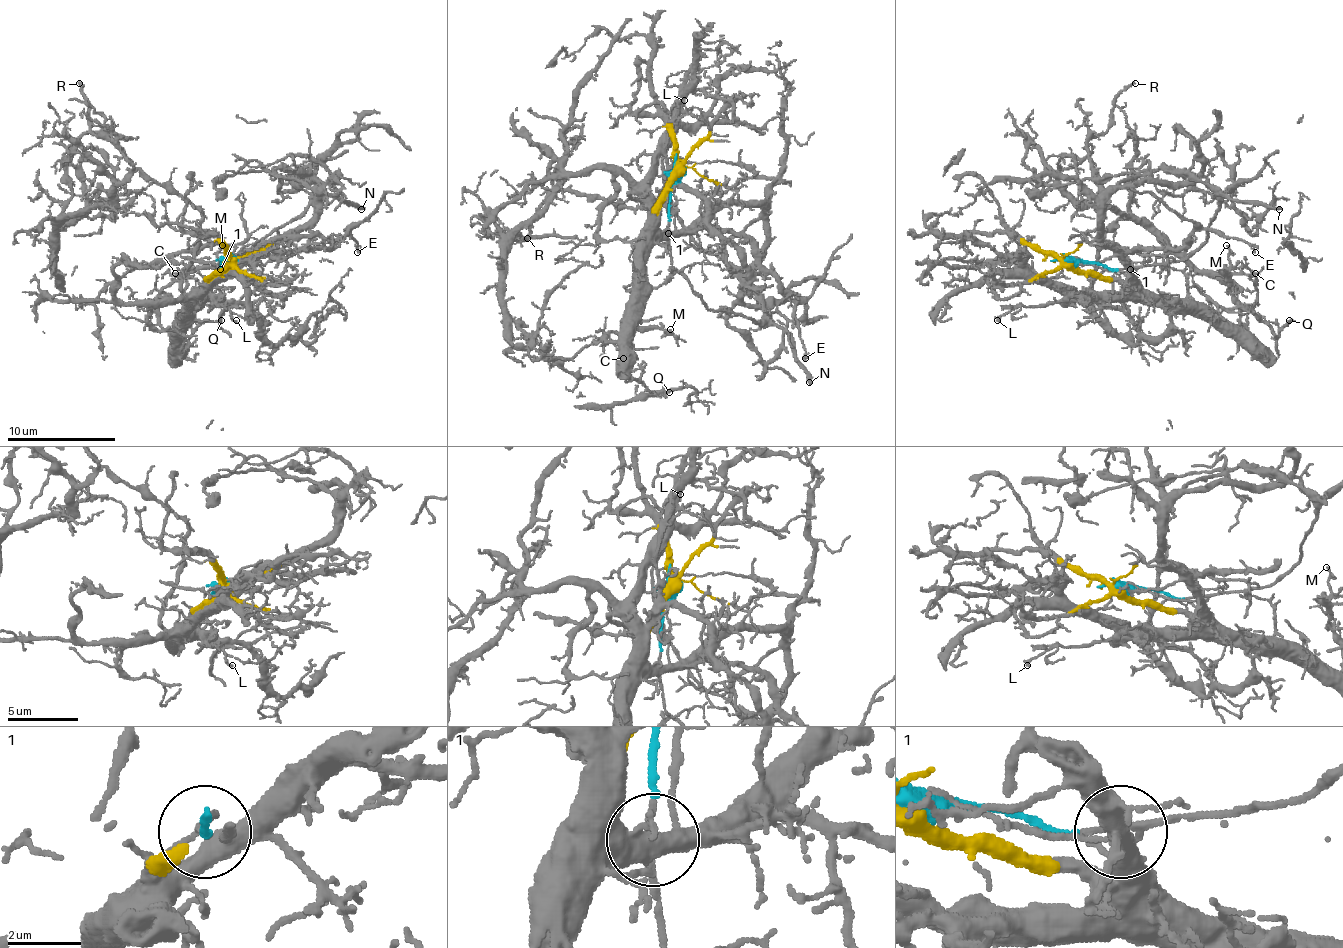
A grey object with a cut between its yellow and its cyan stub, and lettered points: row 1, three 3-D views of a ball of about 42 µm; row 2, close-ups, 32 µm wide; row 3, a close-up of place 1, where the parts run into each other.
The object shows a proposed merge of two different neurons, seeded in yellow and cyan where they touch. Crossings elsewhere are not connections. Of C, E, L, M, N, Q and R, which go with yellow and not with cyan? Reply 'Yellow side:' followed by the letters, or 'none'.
Yellow side: C, E, L, M, Q, R

